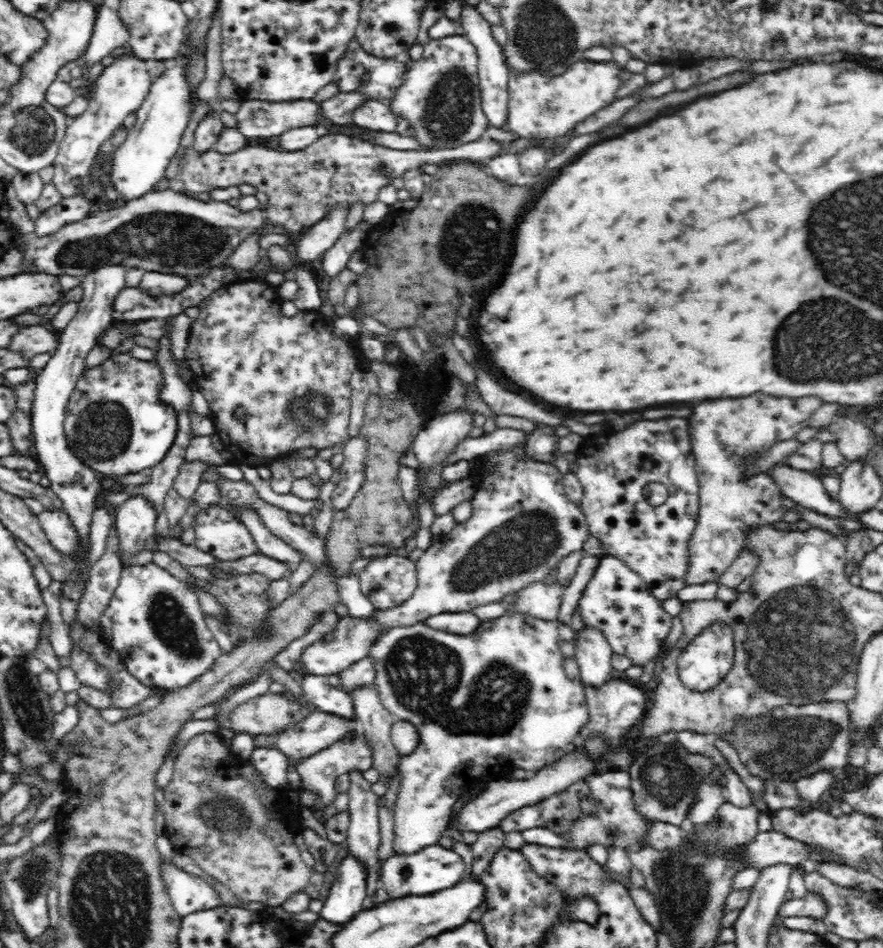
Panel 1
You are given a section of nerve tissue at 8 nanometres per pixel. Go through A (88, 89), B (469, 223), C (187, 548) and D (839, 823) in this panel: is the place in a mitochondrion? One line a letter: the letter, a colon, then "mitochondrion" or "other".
A: other
B: mitochondrion
C: other
D: other

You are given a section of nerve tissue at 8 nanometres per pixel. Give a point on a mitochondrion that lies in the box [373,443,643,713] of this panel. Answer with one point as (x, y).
(524, 544)

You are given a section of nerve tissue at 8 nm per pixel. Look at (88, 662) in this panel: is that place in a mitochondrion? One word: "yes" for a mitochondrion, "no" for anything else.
no

